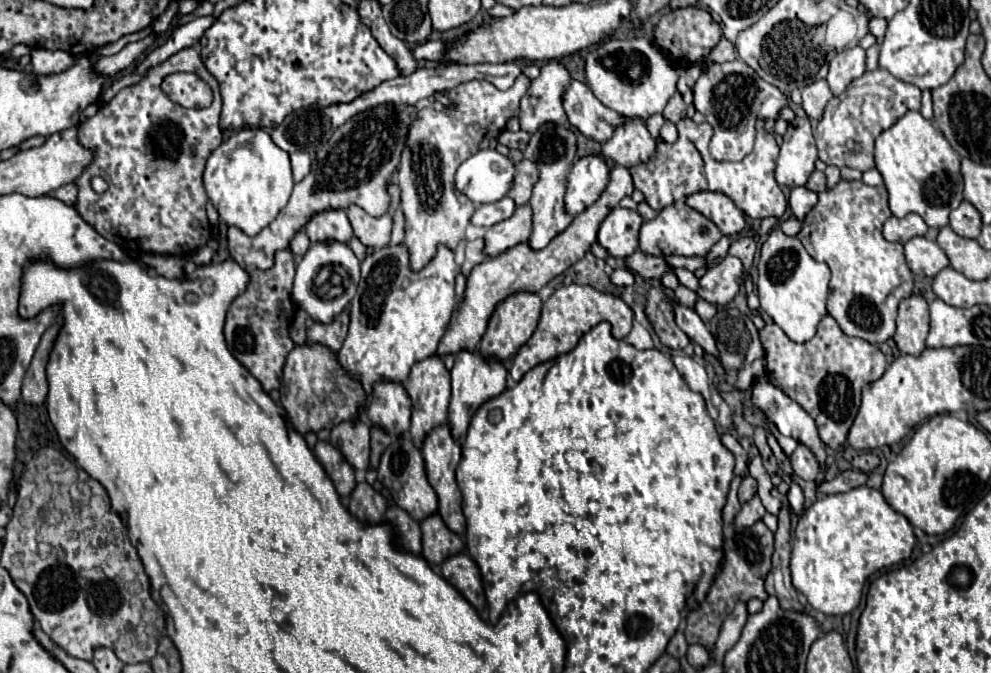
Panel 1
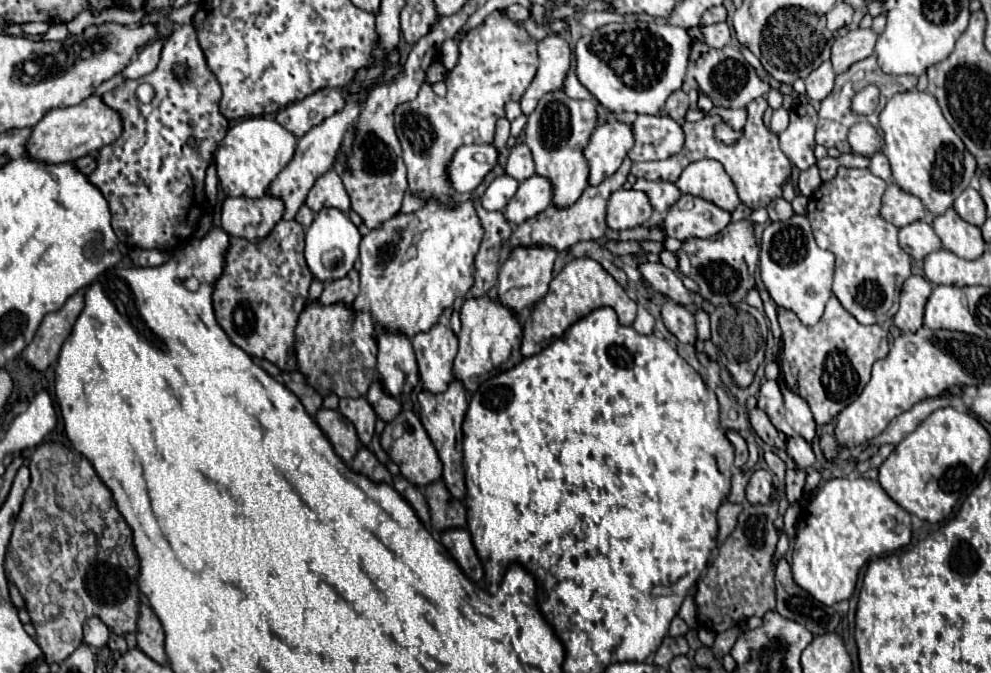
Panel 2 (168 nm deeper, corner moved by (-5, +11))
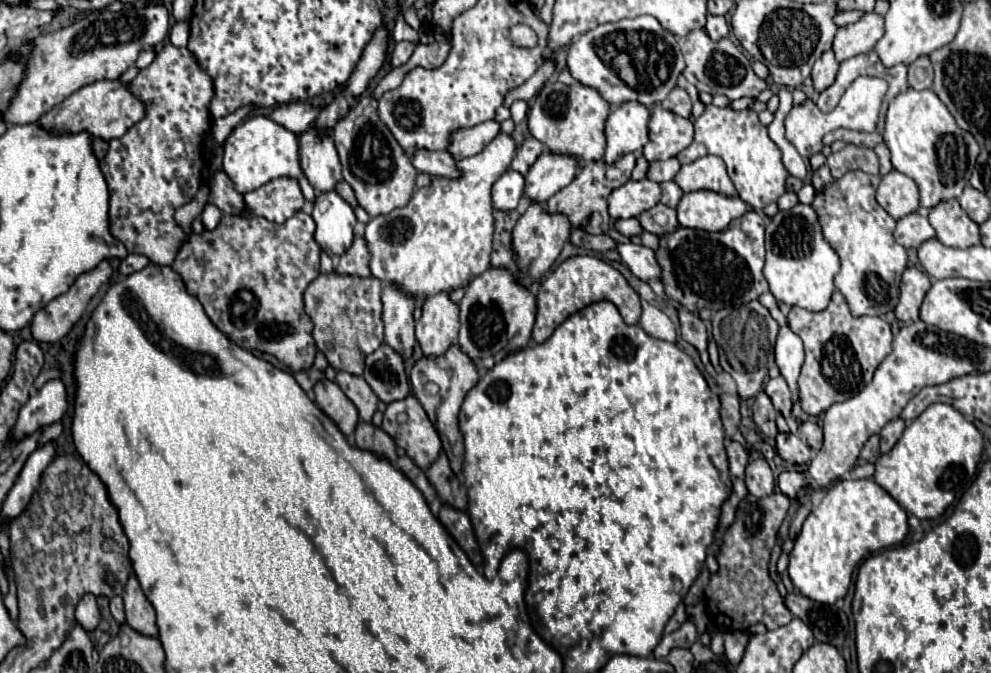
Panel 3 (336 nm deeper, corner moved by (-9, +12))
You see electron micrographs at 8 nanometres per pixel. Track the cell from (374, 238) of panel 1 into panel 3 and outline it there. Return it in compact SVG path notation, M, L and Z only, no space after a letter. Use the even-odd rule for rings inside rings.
M371 94L363 96L359 104L347 114L347 118L335 126L333 134L343 166L343 178L353 188L359 206L365 208L371 218L387 214L395 208L403 208L415 190L417 178L411 158L403 152L395 136L391 136L391 130L383 124L383 120L379 120L377 104L379 100Z

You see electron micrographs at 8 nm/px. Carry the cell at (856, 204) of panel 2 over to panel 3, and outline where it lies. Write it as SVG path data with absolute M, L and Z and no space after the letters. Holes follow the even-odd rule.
M859 170L847 172L831 186L815 194L813 208L825 240L841 258L841 270L835 276L837 290L845 296L853 316L885 316L899 302L899 284L895 272L905 272L907 252L895 242L895 220L877 204L875 192L881 176Z

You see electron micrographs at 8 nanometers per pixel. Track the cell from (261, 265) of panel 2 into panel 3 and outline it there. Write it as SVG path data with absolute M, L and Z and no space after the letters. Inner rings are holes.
M297 212L283 224L273 224L261 216L223 216L213 232L191 234L179 250L173 270L177 270L191 294L199 298L211 322L227 334L231 342L245 350L259 350L275 356L293 372L305 370L315 360L315 342L311 338L311 320L303 310L303 292L319 276L319 246L313 238L315 222L309 214Z

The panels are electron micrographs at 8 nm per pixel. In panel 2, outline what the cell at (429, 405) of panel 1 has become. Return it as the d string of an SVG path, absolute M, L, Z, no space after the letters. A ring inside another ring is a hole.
M437 323L429 331L417 333L411 341L423 389L431 389L431 393L443 393L443 389L447 389L447 381L453 377L457 335L451 331L451 327Z

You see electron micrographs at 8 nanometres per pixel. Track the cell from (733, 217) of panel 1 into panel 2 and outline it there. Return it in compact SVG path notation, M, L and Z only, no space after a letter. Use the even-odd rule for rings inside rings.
M701 159L687 165L675 185L681 193L703 197L729 213L741 203L731 177L715 159Z

